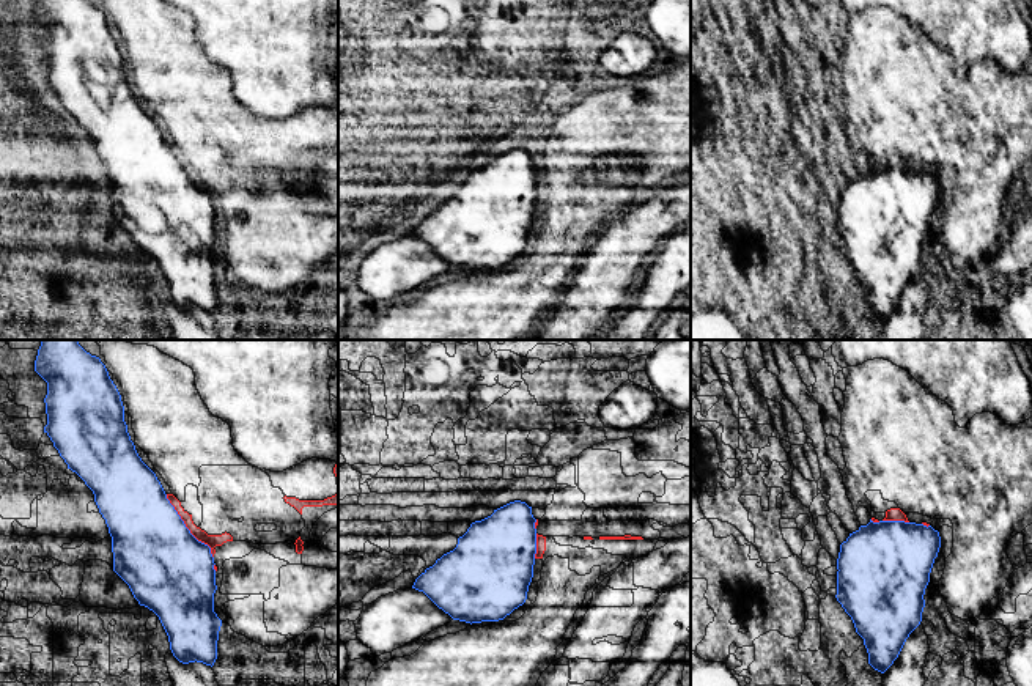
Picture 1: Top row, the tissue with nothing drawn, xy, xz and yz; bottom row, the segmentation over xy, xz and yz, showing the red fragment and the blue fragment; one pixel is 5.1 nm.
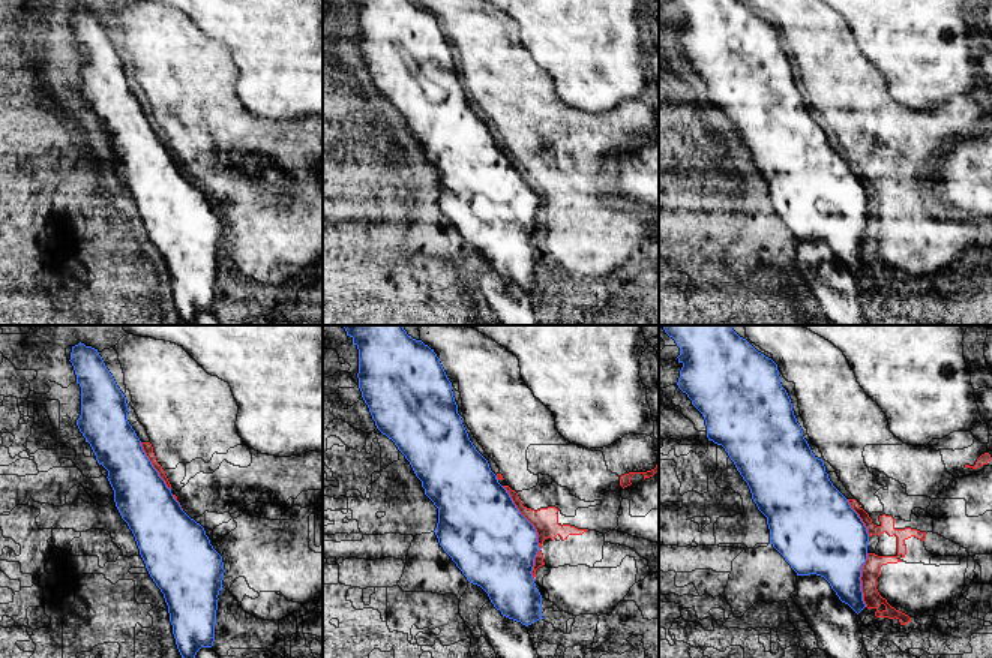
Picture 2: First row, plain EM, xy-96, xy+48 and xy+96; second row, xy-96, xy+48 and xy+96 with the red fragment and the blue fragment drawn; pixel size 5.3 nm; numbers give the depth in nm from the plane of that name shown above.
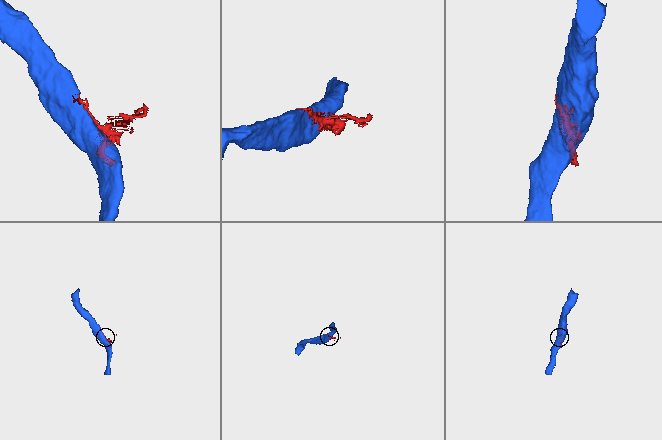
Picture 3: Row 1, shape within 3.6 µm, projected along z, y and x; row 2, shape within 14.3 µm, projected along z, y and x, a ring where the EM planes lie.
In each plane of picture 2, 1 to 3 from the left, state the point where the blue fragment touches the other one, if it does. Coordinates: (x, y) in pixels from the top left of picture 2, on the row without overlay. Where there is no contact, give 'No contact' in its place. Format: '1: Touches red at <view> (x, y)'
1: Touches red at xy-96 (153, 131)
2: Touches red at xy+48 (536, 195)
3: Touches red at xy+96 (860, 243)

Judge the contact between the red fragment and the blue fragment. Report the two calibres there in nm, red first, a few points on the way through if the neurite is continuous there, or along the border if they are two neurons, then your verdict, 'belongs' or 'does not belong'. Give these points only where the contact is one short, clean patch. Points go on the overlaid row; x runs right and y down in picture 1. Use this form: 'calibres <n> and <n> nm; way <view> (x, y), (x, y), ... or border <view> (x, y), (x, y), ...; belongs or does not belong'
calibres 60 and 440 nm; does not belong

